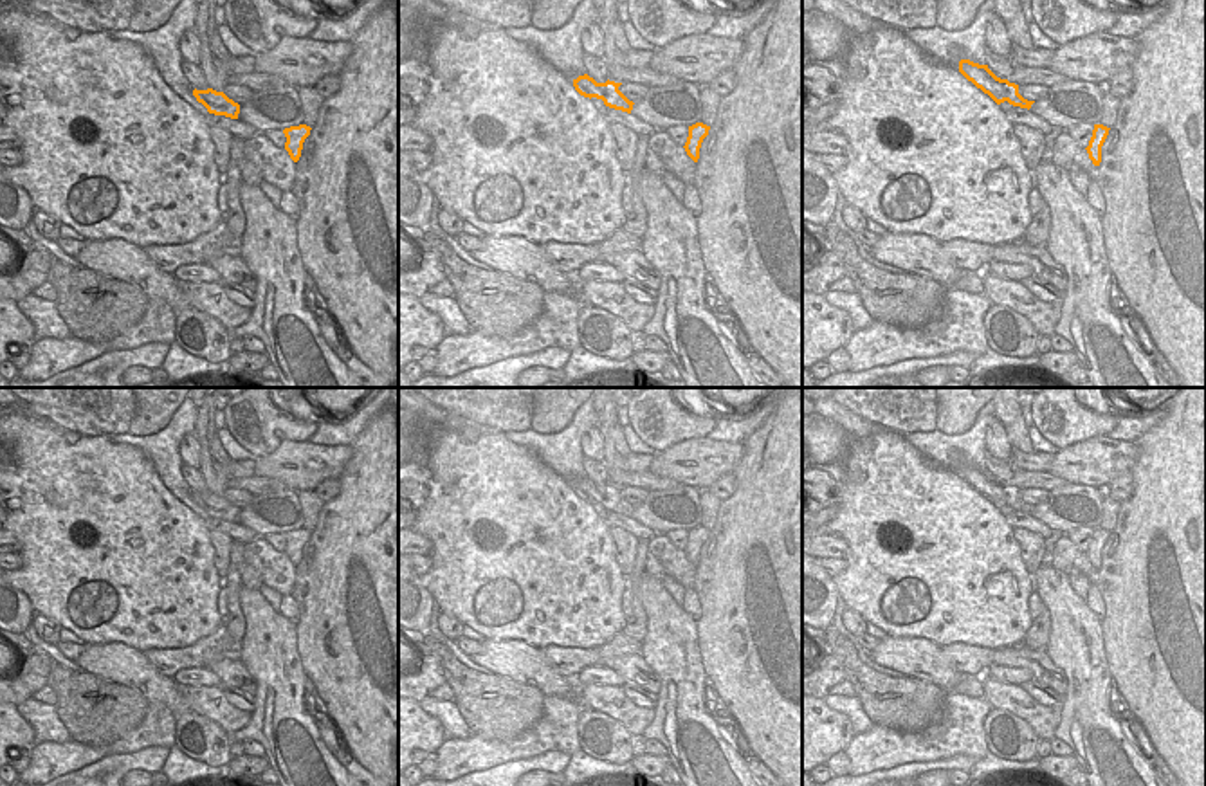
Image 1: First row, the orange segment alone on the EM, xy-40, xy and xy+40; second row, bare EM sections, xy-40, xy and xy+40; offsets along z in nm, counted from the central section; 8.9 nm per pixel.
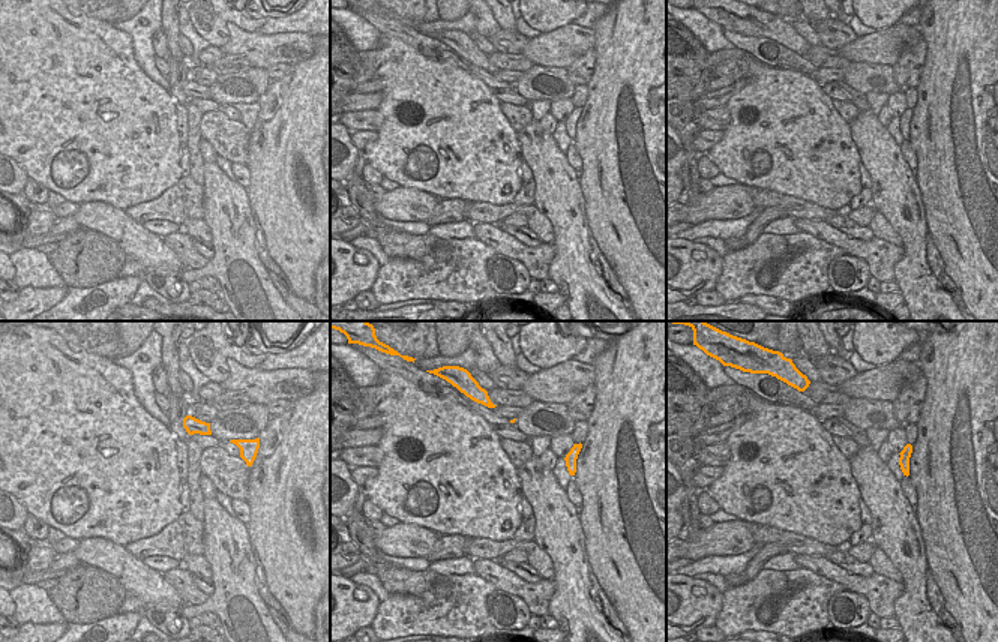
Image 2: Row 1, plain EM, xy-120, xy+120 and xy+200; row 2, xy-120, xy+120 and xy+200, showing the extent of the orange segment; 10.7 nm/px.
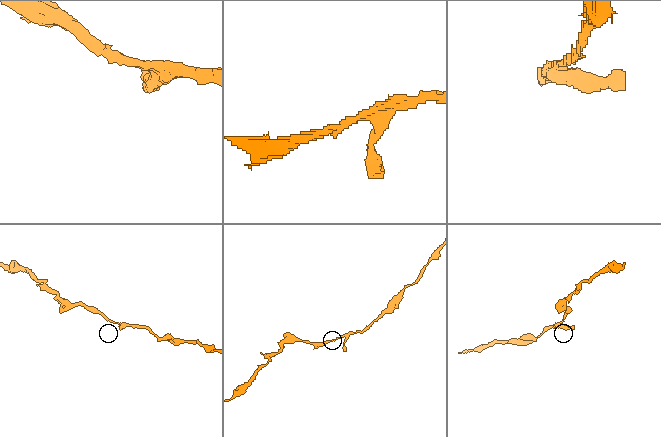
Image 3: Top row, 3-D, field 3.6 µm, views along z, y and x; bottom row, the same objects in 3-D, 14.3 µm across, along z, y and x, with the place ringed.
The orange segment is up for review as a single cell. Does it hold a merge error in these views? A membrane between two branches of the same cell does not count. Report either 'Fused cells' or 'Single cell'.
Single cell

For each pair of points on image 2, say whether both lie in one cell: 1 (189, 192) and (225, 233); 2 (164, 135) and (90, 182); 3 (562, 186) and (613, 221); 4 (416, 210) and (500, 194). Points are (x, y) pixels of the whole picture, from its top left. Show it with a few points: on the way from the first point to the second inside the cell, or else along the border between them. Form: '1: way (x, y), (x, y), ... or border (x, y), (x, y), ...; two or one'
1: border (204, 186), (203, 218); two
2: way (146, 135), (132, 140), (108, 164); one
3: border (578, 180), (589, 230); two
4: border (404, 186), (422, 189), (440, 198); two

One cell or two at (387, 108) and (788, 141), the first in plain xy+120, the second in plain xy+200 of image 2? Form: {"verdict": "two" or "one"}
{"verdict": "one"}

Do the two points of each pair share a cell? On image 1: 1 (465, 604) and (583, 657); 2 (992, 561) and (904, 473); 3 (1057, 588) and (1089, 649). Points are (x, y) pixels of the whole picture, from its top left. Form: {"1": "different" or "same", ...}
{"1": "different", "2": "same", "3": "same"}

